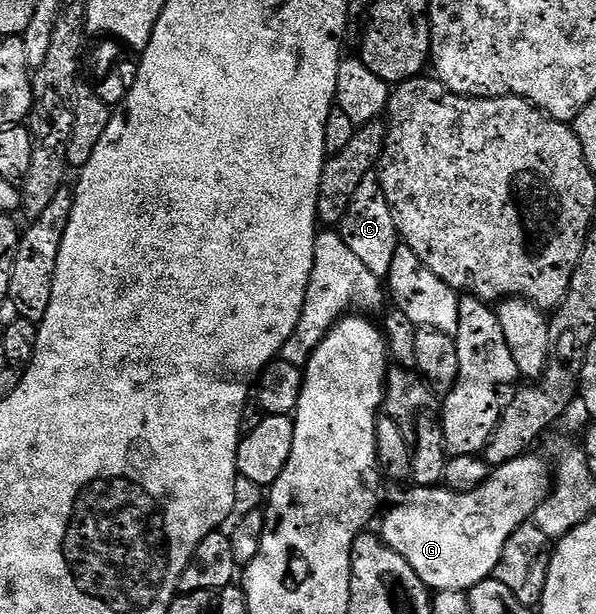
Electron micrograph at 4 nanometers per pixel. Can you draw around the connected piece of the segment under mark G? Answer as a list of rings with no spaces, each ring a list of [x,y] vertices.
[[[525,455],[507,461],[505,465],[495,466],[488,480],[469,493],[454,493],[447,487],[416,487],[413,493],[404,497],[401,505],[396,505],[384,517],[384,526],[378,529],[379,536],[422,579],[432,591],[467,591],[478,583],[489,580],[495,574],[496,564],[502,555],[502,547],[506,547],[506,539],[520,525],[527,525],[533,520],[536,508],[548,498],[548,491],[554,480],[550,465],[540,457]]]

